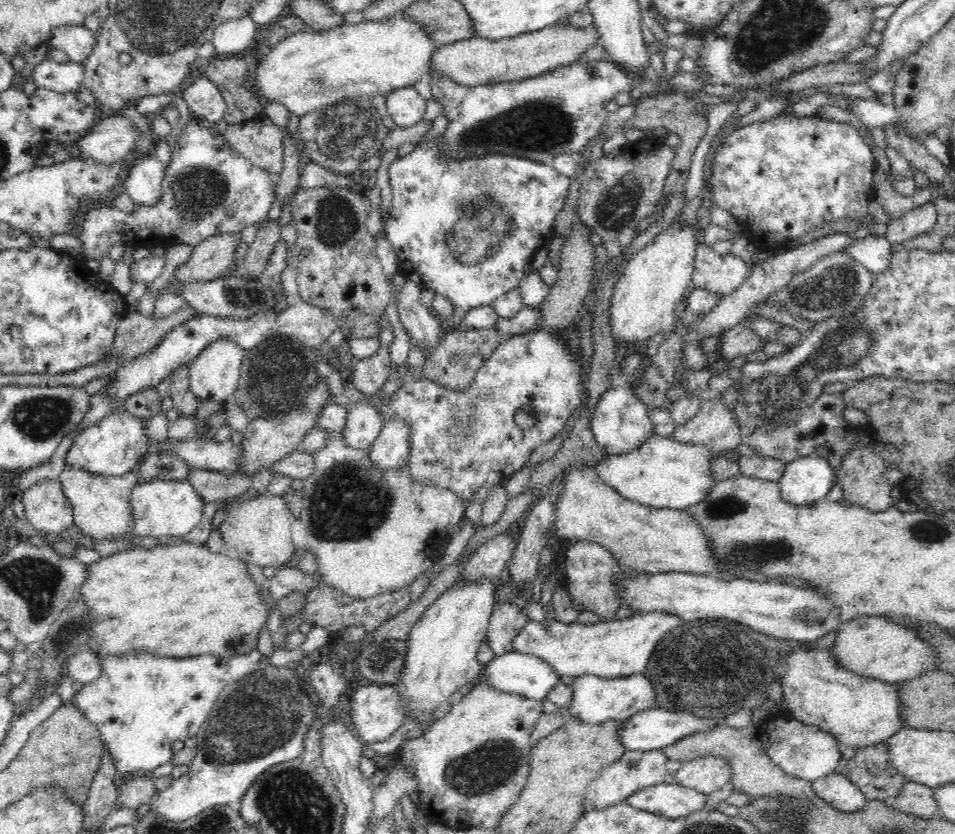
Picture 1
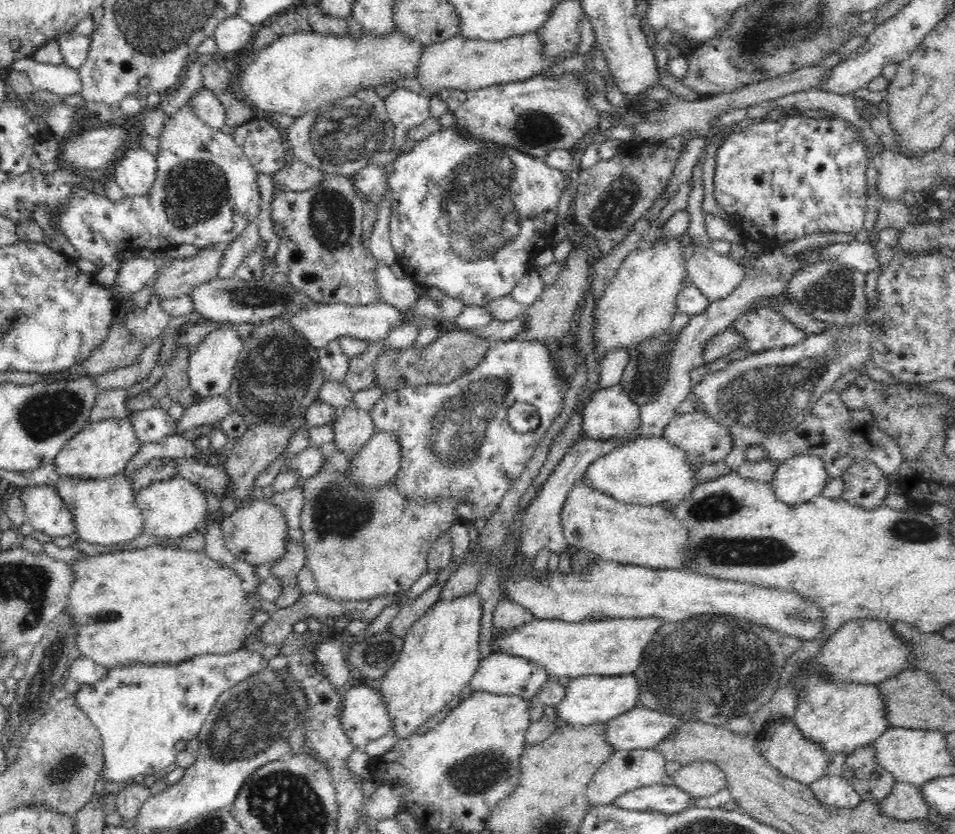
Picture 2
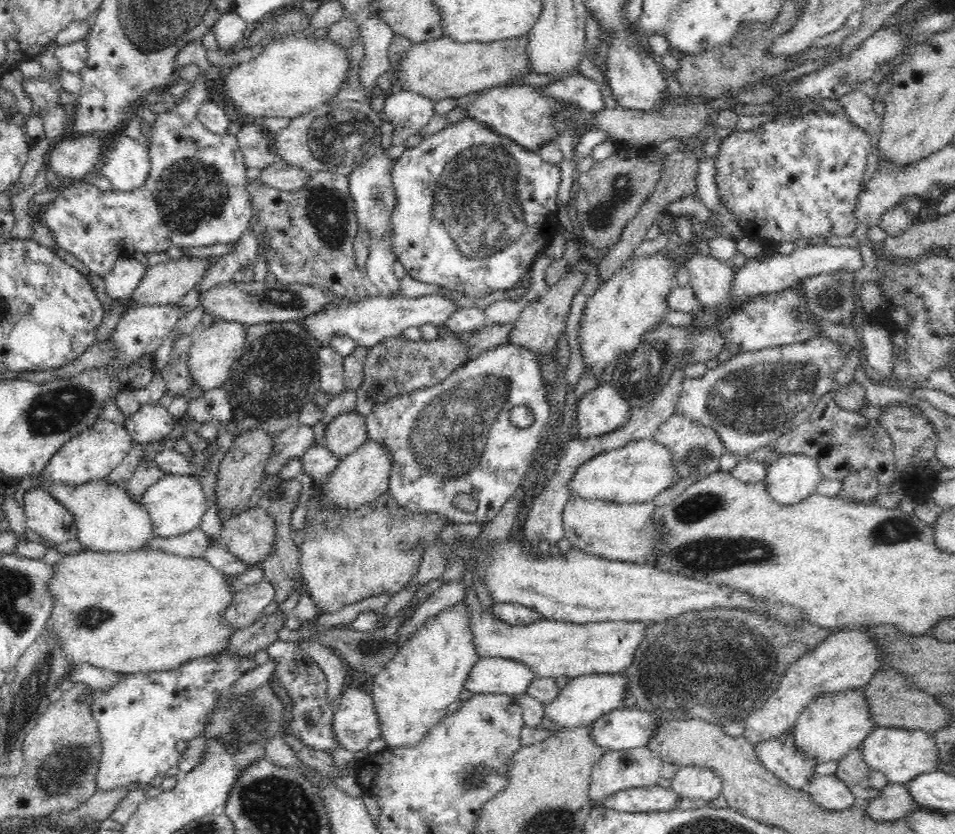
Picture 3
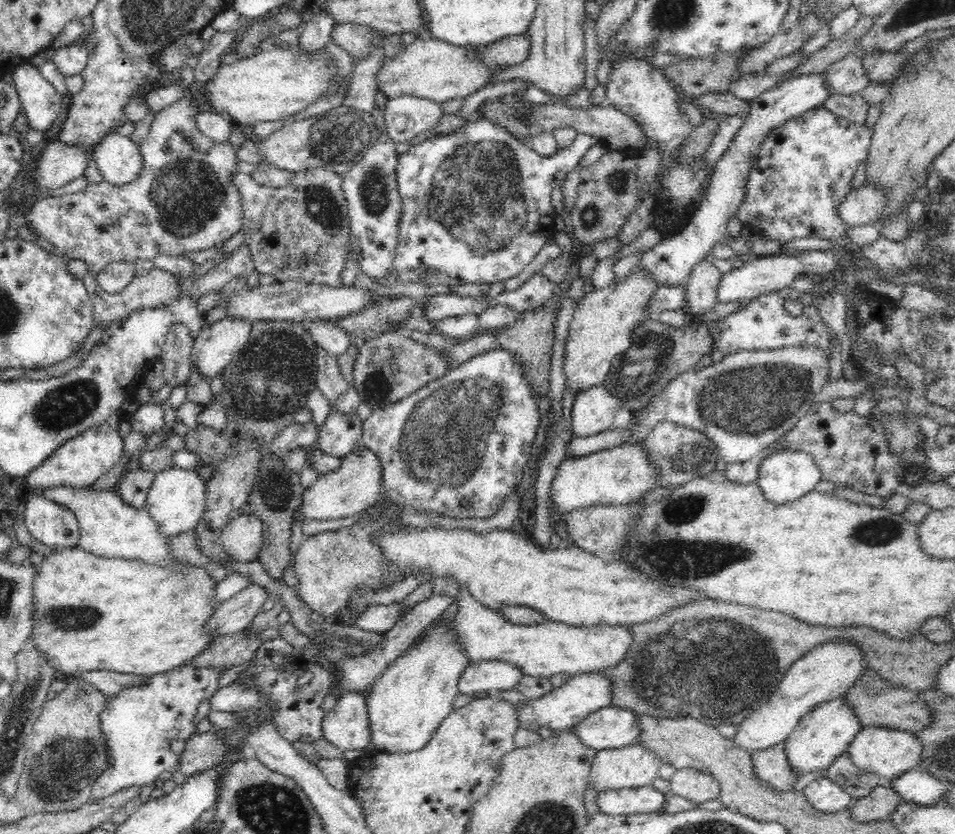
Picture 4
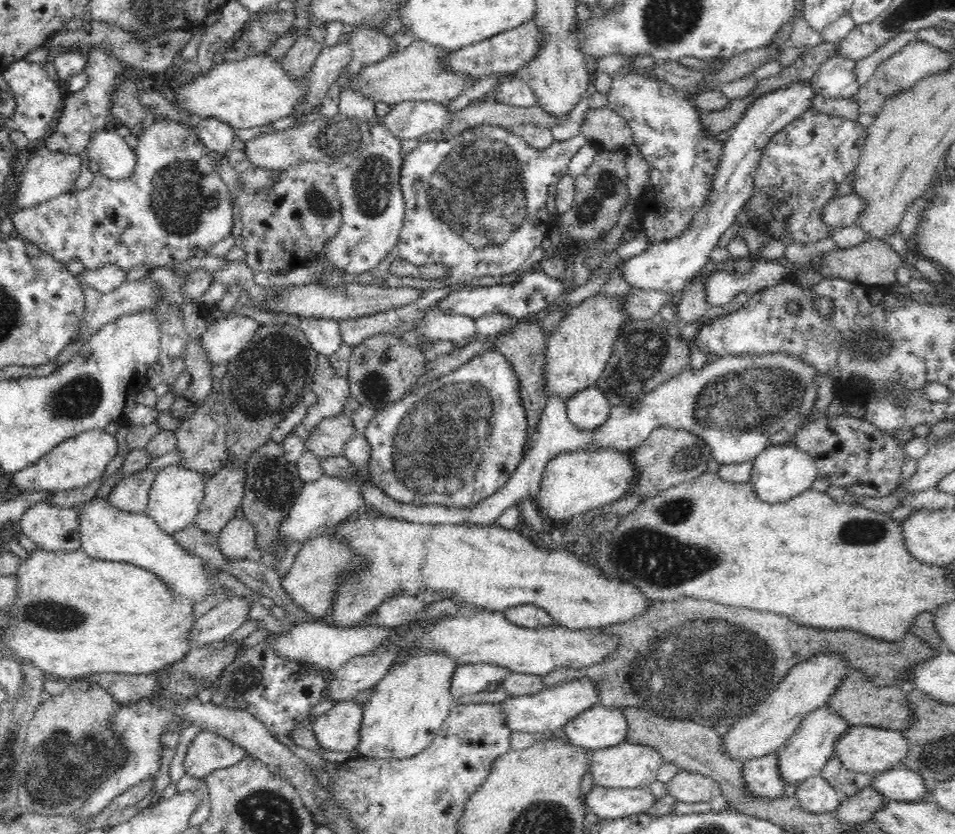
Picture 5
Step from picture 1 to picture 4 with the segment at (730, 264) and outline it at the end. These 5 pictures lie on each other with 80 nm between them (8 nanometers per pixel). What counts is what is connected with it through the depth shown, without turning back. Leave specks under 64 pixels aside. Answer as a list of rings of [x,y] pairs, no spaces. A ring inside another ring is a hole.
[[[706,259],[696,264],[684,285],[688,306],[686,312],[689,314],[686,316],[689,316],[691,320],[697,314],[709,311],[718,304],[717,288],[721,276],[722,273],[718,271],[718,268]]]

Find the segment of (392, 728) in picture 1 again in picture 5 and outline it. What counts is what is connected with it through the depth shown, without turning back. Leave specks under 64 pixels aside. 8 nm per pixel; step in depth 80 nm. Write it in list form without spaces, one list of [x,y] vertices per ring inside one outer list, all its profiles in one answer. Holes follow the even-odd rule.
[[[346,699],[315,718],[313,731],[316,740],[326,750],[352,752],[360,744],[363,705]]]

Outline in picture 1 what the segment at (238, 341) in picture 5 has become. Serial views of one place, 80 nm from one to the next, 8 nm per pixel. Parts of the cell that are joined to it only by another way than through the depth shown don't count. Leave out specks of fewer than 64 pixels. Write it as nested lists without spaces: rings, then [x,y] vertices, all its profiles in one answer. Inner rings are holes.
[[[214,340],[189,364],[192,393],[198,398],[224,404],[236,390],[244,355],[245,350],[236,345],[234,340]]]

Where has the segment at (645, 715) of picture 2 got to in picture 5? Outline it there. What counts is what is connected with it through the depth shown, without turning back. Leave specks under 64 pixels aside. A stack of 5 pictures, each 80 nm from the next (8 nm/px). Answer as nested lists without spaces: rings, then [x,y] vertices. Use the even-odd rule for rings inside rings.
[[[596,704],[568,721],[561,729],[574,746],[596,750],[624,743],[628,723],[620,708]]]

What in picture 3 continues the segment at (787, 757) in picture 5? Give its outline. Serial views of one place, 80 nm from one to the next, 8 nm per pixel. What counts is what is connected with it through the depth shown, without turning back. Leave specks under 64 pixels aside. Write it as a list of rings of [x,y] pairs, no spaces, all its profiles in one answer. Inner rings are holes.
[[[863,687],[822,694],[814,698],[798,716],[793,728],[794,744],[802,754],[813,758],[815,764],[839,761],[847,752],[858,748],[871,730],[878,727],[871,719],[870,711]]]

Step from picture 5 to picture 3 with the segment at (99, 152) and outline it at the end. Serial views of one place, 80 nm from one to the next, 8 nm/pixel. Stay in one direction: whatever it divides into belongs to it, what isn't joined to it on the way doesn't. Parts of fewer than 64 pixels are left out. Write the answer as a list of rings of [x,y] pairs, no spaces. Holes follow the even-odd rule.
[[[118,132],[105,148],[97,171],[110,180],[115,191],[132,192],[146,184],[150,169],[147,148]]]

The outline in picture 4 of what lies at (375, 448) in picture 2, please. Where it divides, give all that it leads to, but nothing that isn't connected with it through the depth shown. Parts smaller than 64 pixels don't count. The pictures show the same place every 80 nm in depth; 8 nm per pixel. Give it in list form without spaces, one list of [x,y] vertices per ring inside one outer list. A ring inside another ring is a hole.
[[[365,447],[360,453],[352,451],[343,458],[340,468],[320,475],[309,488],[303,490],[301,505],[298,508],[301,522],[334,520],[358,514],[368,506],[377,504],[383,492],[382,486],[381,462],[374,452]]]

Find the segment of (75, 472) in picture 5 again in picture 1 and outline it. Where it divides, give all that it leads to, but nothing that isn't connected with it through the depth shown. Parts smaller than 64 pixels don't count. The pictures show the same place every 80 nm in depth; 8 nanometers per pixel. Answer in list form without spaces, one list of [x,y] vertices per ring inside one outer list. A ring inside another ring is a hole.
[[[128,411],[112,413],[103,417],[98,423],[76,434],[72,446],[65,458],[65,466],[73,466],[104,477],[122,477],[134,466],[142,463],[147,452],[153,446],[146,436],[148,426],[141,419]]]

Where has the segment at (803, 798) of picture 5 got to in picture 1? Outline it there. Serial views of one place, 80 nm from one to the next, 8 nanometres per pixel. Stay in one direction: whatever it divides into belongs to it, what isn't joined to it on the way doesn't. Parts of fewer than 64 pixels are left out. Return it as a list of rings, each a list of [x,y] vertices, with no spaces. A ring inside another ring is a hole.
[[[842,771],[828,774],[811,782],[814,792],[833,808],[842,812],[856,812],[867,803],[864,793],[846,778]]]

